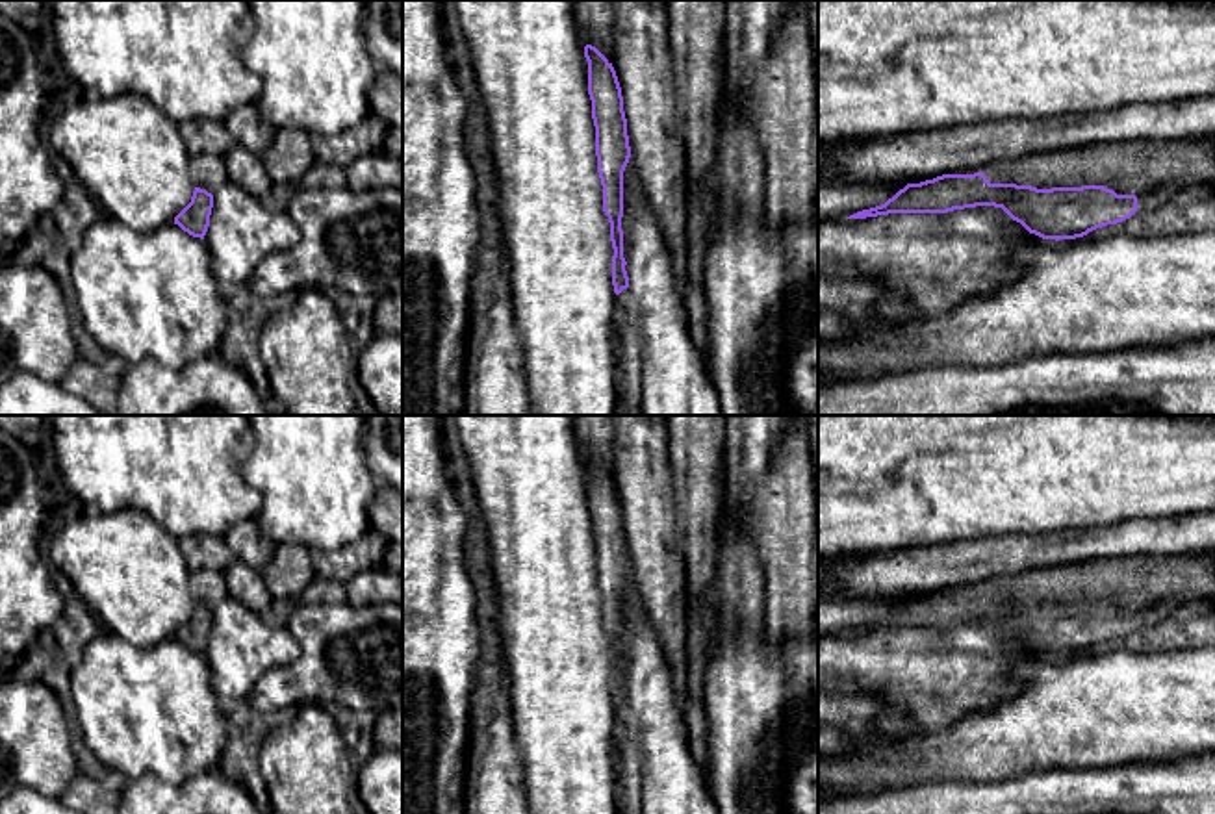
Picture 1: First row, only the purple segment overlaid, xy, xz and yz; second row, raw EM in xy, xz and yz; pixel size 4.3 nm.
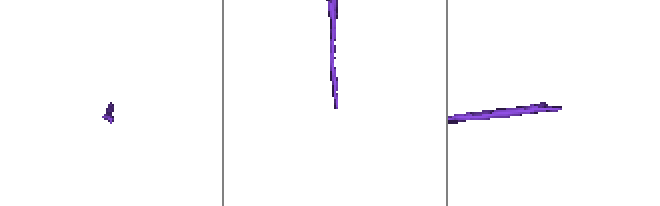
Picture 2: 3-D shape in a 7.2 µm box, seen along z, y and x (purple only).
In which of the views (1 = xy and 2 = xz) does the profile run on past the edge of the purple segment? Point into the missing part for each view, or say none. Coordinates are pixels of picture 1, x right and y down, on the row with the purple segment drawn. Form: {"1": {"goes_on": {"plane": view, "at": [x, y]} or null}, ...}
{"1": {"goes_on": {"plane": "xy", "at": [208, 171]}}, "2": {"goes_on": {"plane": "xz", "at": [626, 308]}}}

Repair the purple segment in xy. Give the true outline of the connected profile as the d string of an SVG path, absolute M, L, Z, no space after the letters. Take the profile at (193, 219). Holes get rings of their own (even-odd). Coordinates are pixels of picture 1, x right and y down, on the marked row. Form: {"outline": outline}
{"outline": "M200 154L191 158L191 180L195 191L191 202L174 217L184 232L204 239L213 208L213 193L228 182L224 158L217 154Z"}

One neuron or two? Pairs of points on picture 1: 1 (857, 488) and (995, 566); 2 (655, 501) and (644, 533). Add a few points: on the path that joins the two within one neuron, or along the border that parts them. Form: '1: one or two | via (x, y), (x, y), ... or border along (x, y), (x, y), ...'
1: two | border along (991, 534), (906, 549)
2: one | via (650, 508), (650, 525)

